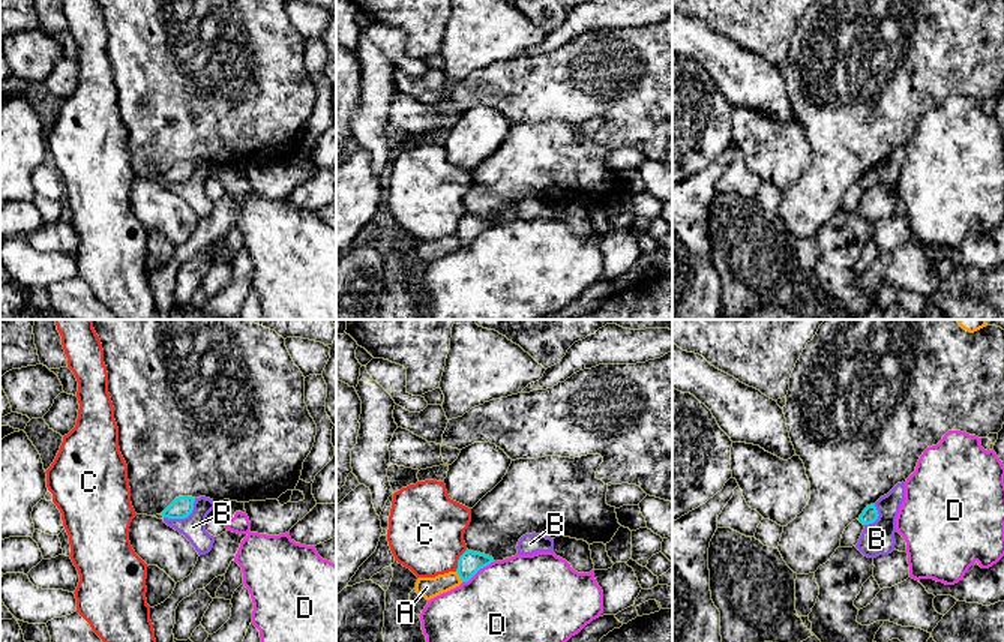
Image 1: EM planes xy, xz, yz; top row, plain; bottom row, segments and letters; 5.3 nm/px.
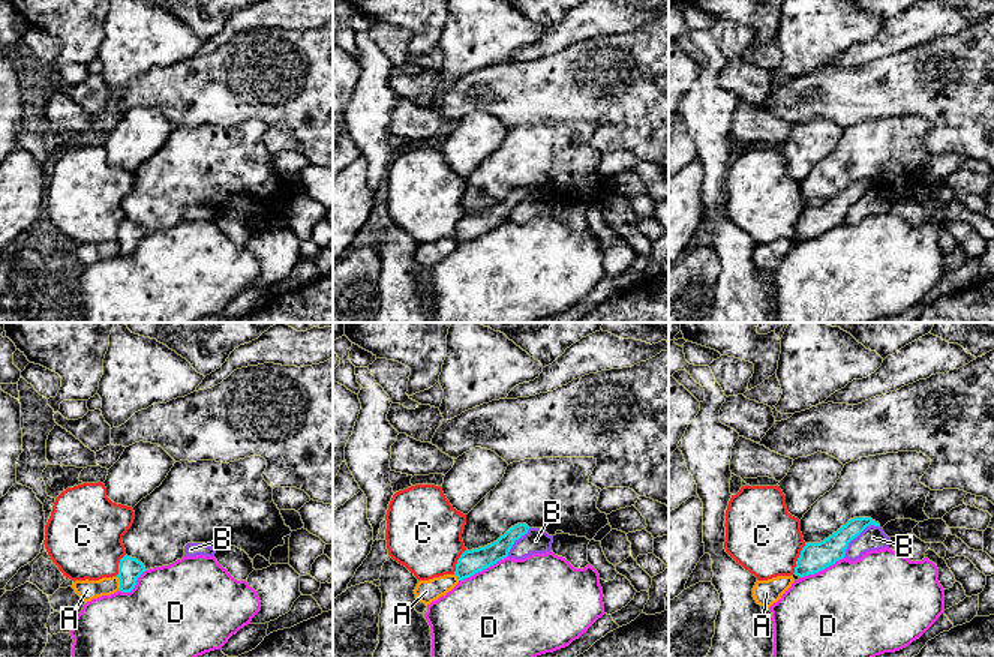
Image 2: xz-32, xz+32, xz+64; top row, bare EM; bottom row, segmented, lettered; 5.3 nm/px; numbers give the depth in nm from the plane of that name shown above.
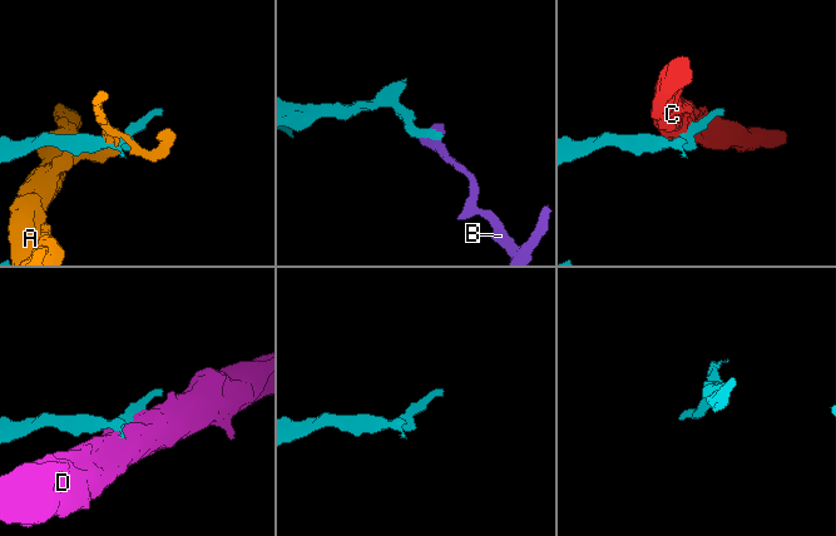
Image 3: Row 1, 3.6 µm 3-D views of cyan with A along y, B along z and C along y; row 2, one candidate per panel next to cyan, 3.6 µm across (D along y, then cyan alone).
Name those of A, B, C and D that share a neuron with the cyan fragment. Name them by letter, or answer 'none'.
none

